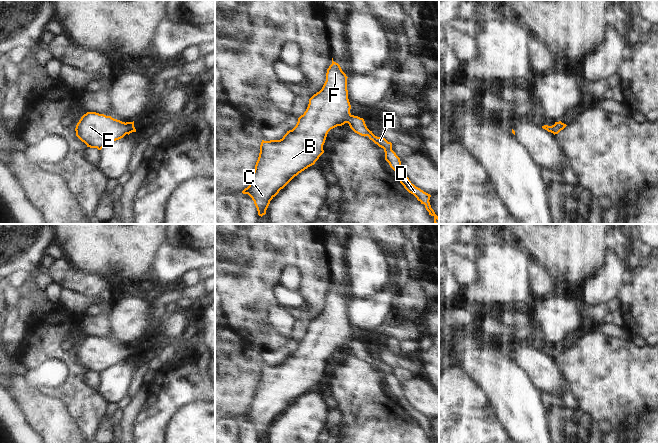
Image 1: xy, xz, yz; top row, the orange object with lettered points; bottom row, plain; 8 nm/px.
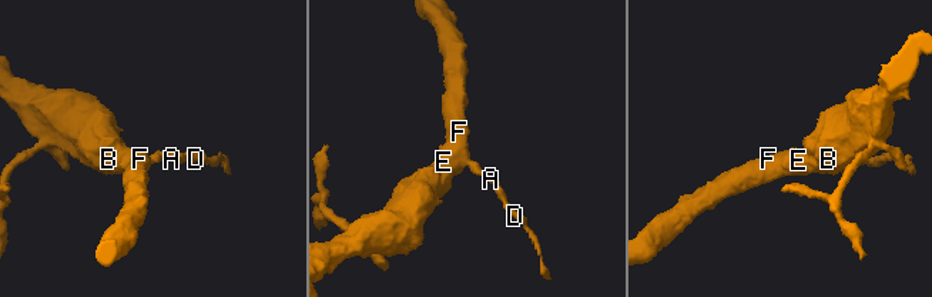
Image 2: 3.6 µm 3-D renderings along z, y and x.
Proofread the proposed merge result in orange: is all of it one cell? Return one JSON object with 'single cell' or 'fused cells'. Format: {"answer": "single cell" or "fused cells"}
{"answer": "single cell"}

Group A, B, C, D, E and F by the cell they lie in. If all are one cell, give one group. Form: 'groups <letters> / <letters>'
groups A B C D E F

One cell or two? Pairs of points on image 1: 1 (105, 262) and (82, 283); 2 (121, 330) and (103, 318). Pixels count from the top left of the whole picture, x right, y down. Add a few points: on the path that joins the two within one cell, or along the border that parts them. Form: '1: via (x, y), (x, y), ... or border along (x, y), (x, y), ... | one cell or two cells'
1: border along (86, 270), (94, 274) | two cells
2: border along (108, 312), (111, 339) | two cells

